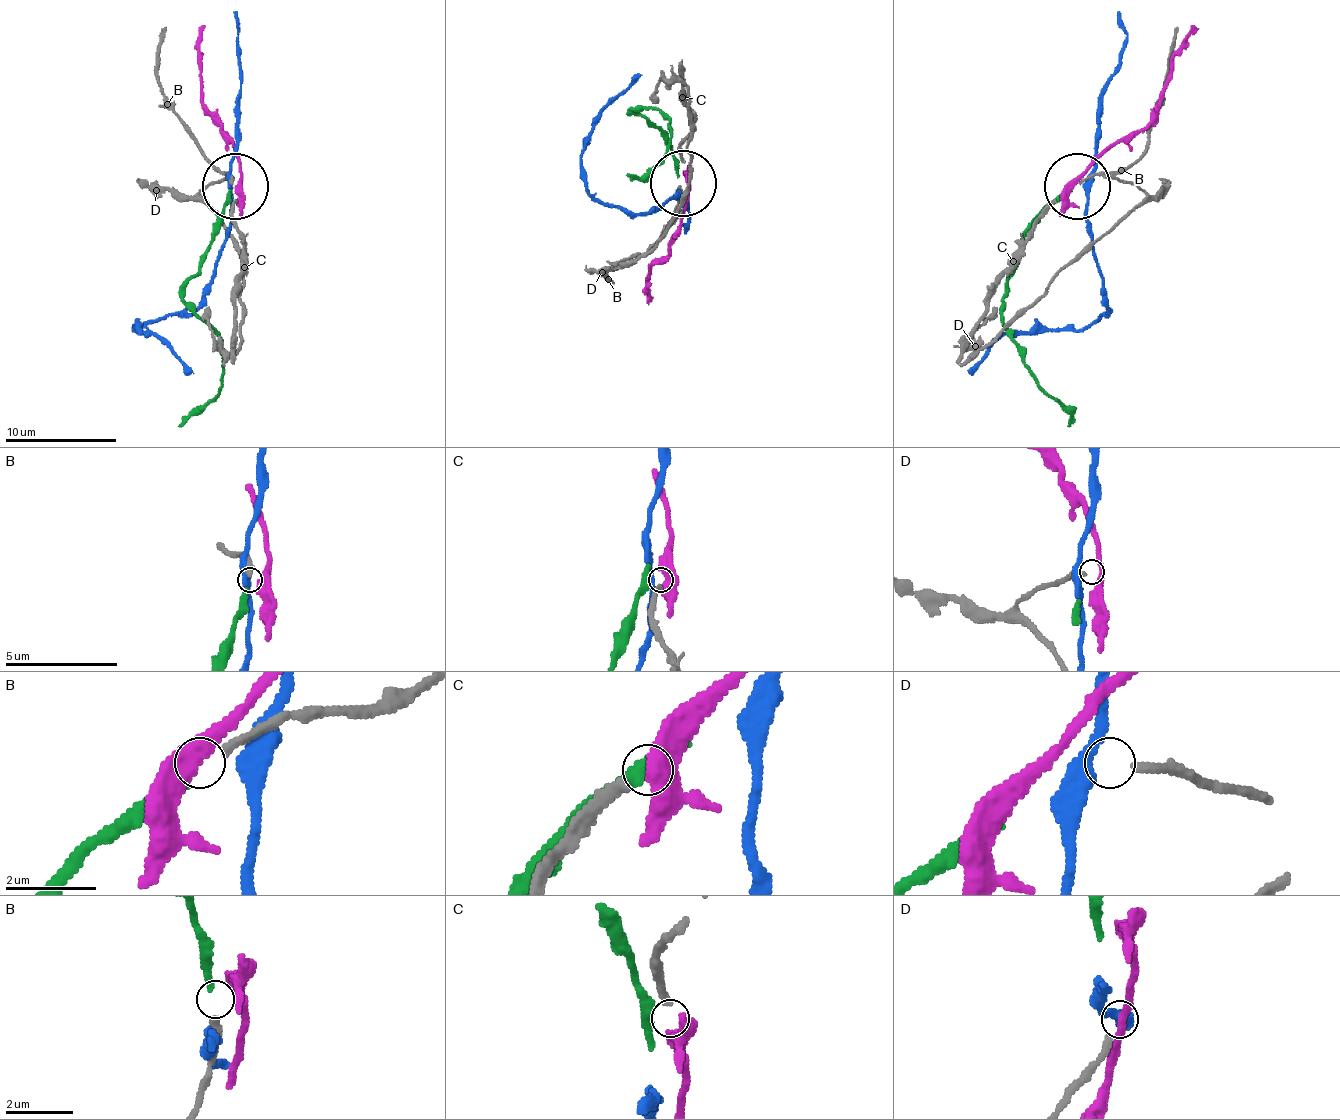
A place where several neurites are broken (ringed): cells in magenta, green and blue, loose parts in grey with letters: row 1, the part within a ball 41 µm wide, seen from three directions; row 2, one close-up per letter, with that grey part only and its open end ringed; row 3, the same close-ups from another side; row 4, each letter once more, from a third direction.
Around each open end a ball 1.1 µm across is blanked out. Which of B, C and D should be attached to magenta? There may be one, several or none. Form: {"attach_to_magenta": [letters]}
{"attach_to_magenta": ["C"]}

